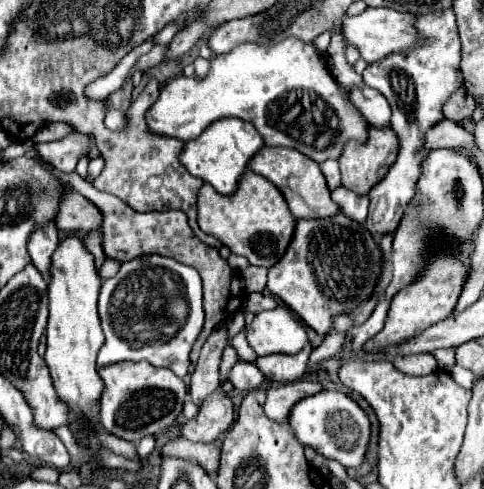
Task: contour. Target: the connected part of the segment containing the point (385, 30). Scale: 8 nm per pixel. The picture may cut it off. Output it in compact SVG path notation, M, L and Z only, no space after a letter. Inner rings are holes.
M368 7L356 17L346 17L342 21L342 33L346 35L350 45L360 49L360 55L366 63L380 61L390 53L406 53L406 49L414 49L414 45L418 45L418 29L414 29L414 15L400 13L390 7Z

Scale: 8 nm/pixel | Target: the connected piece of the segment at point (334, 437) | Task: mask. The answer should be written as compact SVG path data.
M320 391L302 399L290 413L290 427L302 445L314 447L328 459L336 459L344 467L360 467L364 463L370 441L370 419L364 409L340 391Z

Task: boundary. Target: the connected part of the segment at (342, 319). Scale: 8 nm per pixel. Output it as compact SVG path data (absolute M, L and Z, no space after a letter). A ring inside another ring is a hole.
M340 313L338 317L334 317L334 325L330 331L338 331L338 333L346 333L350 331L354 325L354 317L352 313Z

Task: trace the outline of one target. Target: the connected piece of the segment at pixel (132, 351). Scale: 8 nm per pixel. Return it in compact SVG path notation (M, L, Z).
M142 255L122 263L120 271L102 283L98 311L106 335L98 351L98 367L120 361L148 361L186 377L190 351L204 325L202 281L196 269L170 257Z

